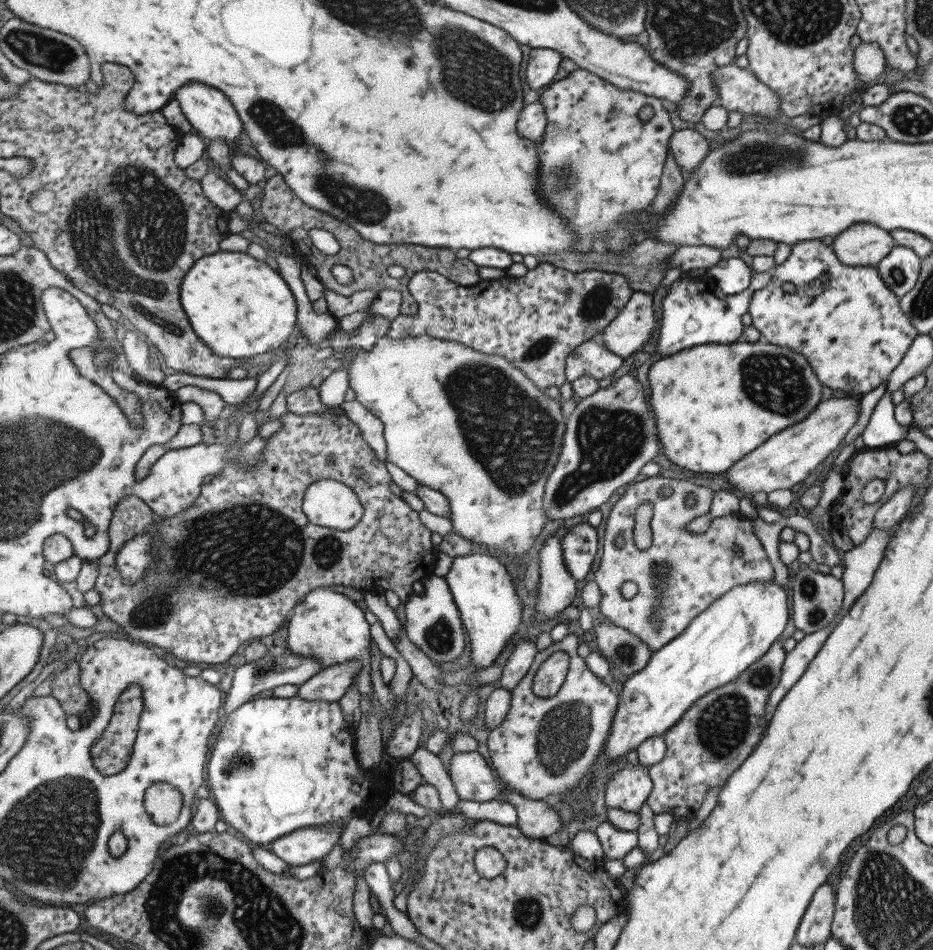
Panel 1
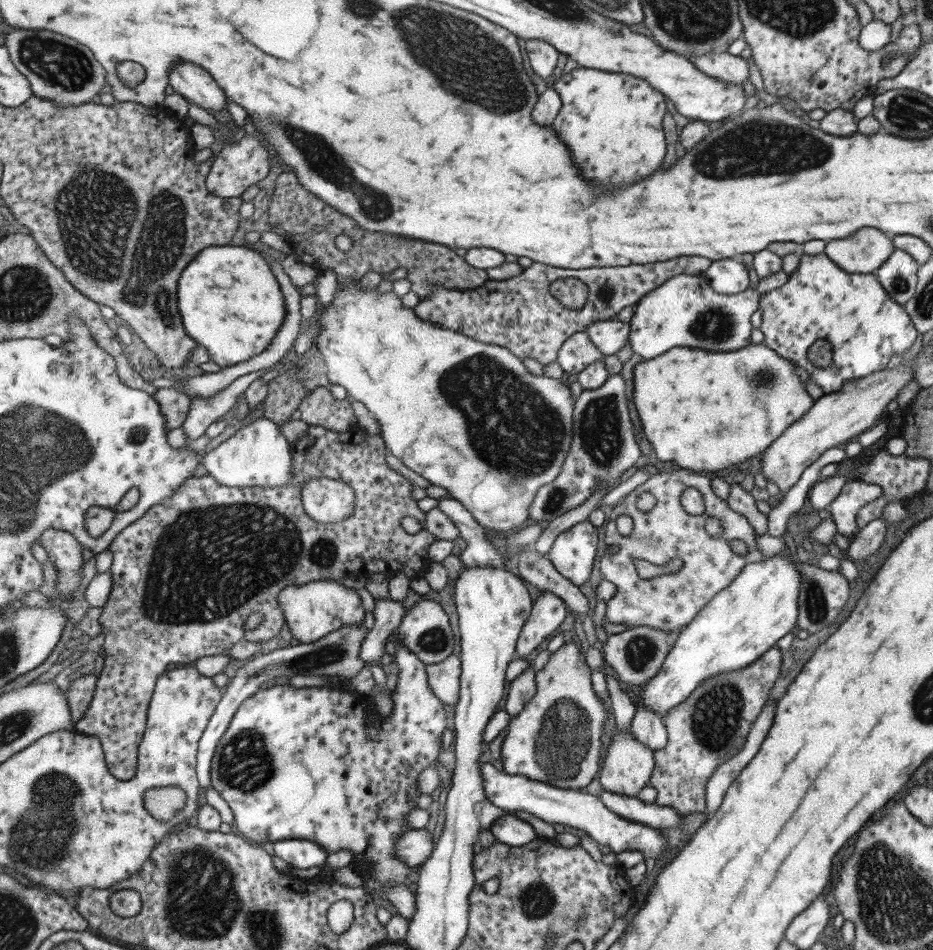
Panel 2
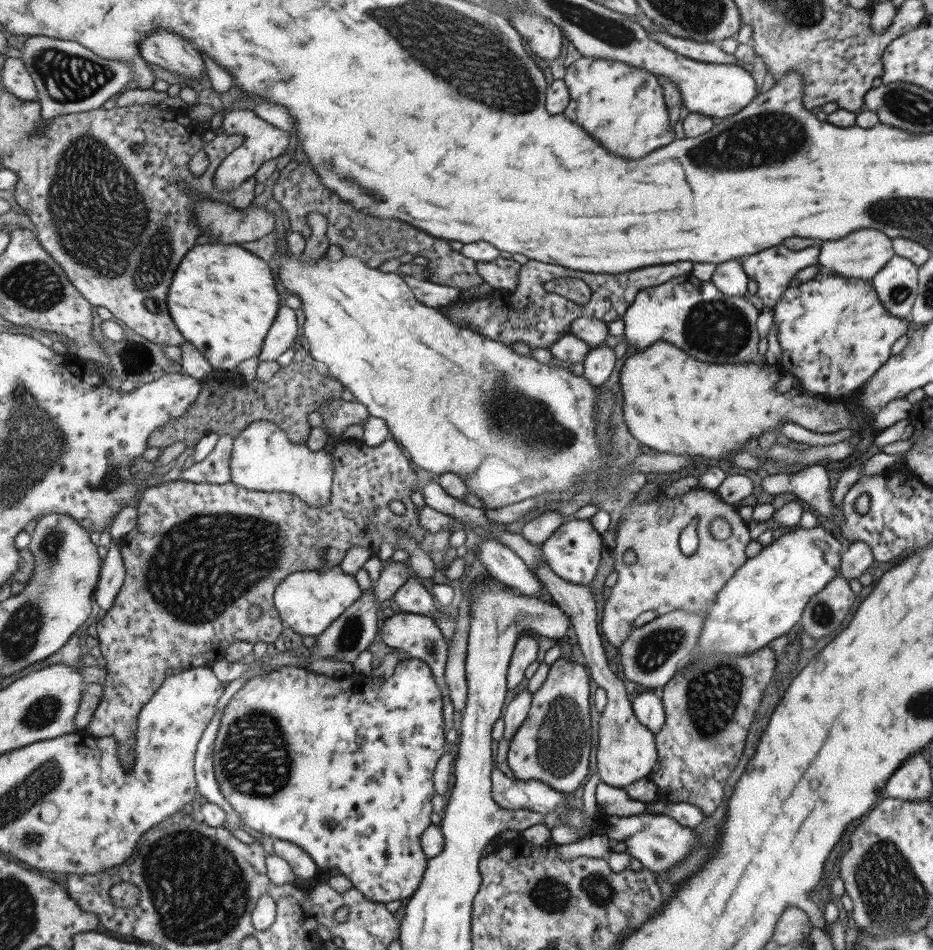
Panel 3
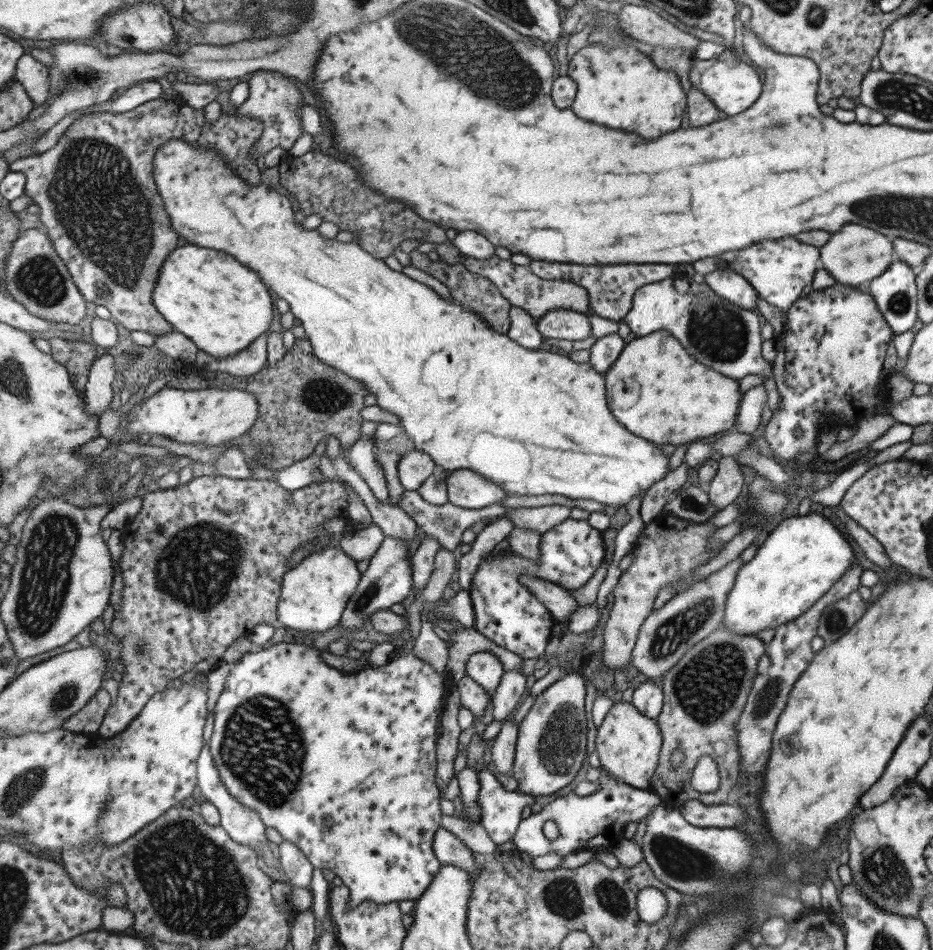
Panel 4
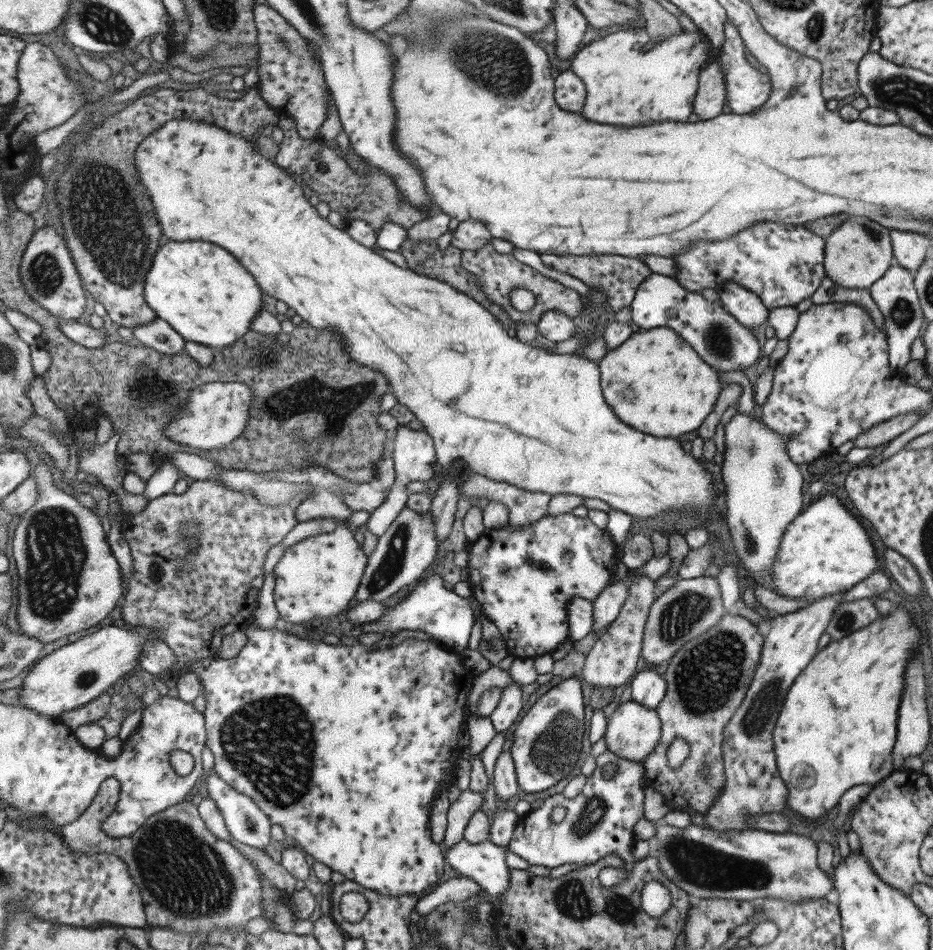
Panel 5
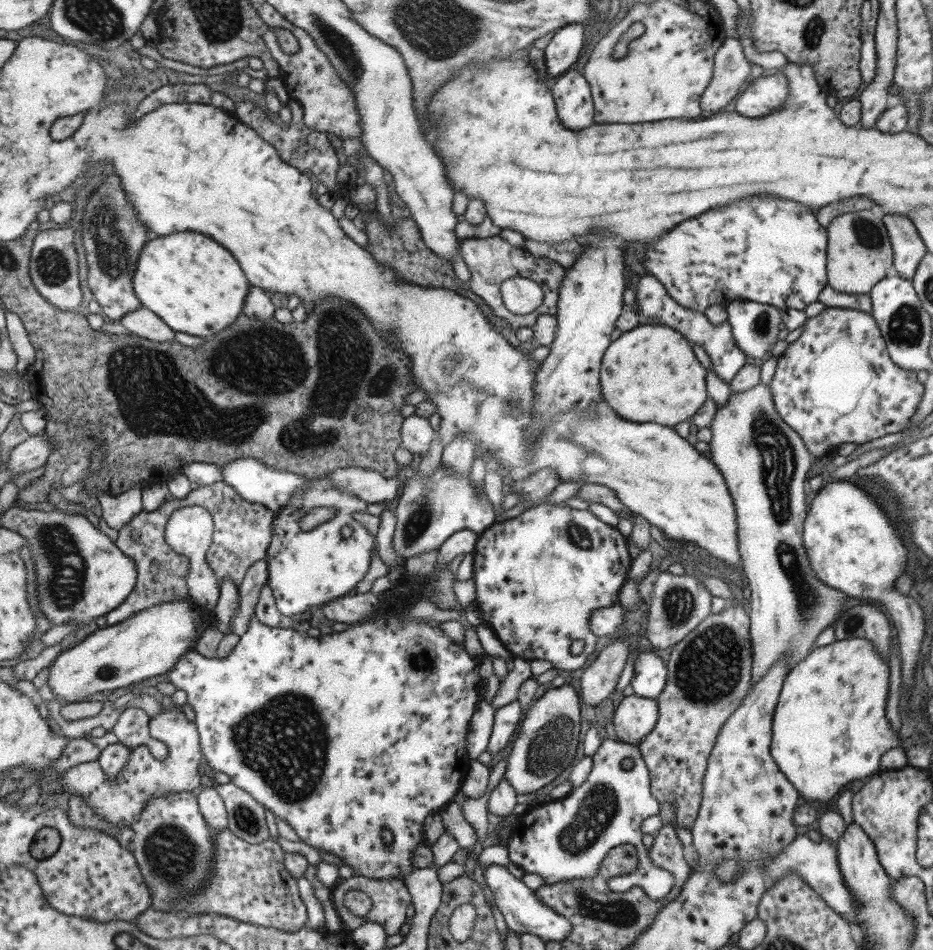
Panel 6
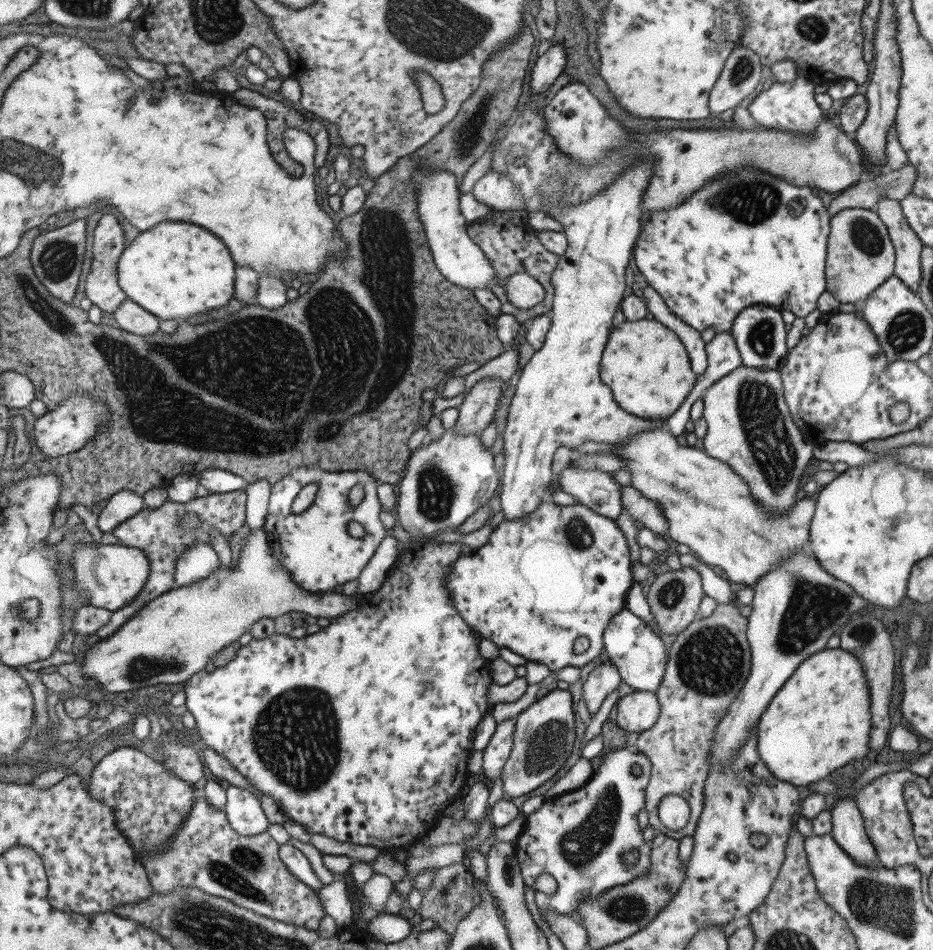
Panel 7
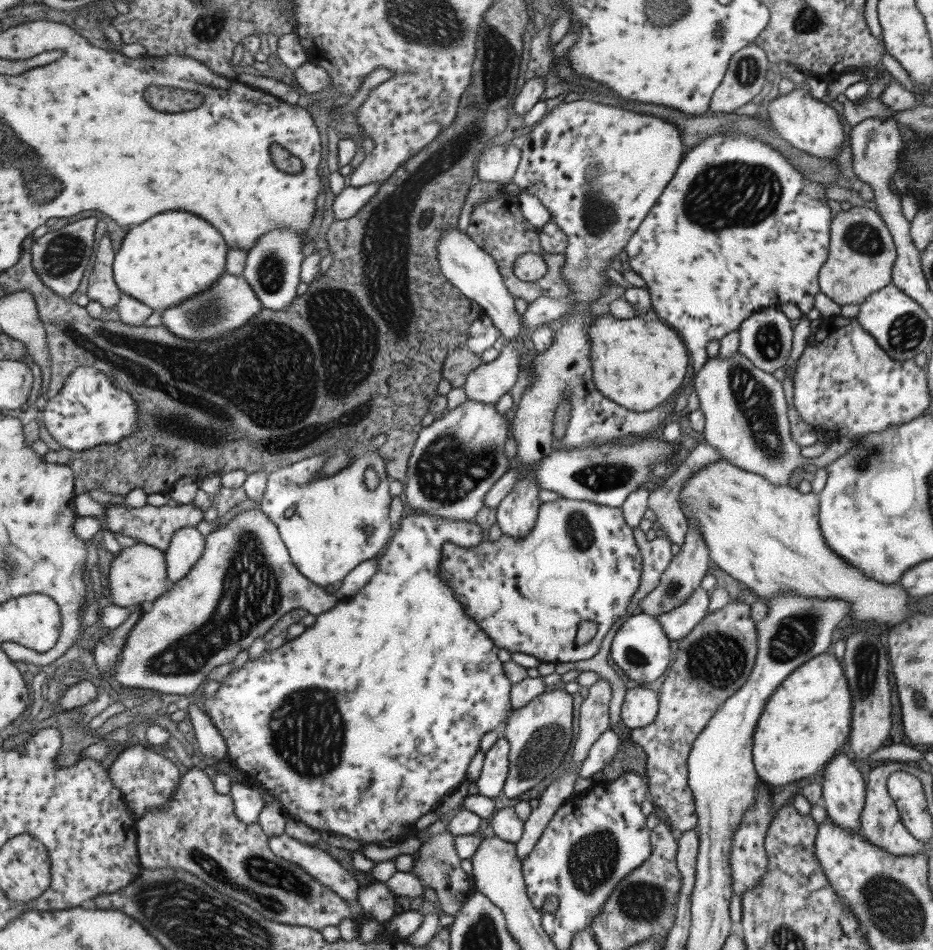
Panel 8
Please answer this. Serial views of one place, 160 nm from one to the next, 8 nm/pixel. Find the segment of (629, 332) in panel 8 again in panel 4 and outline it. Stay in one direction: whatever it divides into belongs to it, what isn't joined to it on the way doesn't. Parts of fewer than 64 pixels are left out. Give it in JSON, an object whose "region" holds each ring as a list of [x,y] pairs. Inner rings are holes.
{"region":[[[666,331],[631,339],[603,378],[605,400],[615,420],[631,434],[657,445],[679,446],[733,430],[742,396],[738,379],[695,362]]]}

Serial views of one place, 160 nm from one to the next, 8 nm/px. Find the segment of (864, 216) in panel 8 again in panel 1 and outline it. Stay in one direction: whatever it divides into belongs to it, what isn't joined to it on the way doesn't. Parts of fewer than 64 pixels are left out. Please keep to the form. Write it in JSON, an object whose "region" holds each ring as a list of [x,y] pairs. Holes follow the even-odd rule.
{"region":[[[871,223],[852,224],[836,234],[830,244],[841,264],[873,268],[896,245],[886,230]]]}

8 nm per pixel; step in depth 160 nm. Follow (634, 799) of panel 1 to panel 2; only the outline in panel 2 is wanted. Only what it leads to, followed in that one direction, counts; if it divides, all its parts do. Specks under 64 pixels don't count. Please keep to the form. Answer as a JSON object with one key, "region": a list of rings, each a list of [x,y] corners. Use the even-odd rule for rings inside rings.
{"region":[[[616,729],[609,741],[599,772],[599,784],[609,793],[636,797],[649,783],[655,767],[653,752],[637,743],[631,730],[625,734]]]}

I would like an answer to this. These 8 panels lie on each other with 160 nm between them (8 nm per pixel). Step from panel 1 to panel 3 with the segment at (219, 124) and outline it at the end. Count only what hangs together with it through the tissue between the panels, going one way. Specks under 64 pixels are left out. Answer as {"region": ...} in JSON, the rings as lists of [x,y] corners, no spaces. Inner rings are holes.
{"region":[[[153,32],[151,38],[142,40],[139,50],[146,61],[177,72],[187,80],[201,82],[207,76],[207,66],[201,54],[186,38],[173,32]]]}

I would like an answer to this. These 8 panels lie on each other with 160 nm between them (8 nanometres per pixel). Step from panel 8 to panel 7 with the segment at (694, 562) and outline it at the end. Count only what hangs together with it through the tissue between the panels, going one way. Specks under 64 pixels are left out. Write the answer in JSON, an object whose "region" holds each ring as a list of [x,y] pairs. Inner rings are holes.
{"region":[[[682,566],[675,571],[657,571],[657,576],[647,590],[646,603],[659,630],[665,634],[677,634],[697,619],[703,595],[700,574],[691,567]]]}

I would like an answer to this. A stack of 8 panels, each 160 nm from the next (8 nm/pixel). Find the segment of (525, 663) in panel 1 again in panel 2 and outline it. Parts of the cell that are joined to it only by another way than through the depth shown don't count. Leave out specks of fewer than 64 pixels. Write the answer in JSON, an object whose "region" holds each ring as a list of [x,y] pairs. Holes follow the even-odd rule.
{"region":[[[530,662],[523,672],[509,681],[509,688],[506,688],[505,704],[502,704],[502,708],[507,711],[510,718],[514,717],[524,707],[525,701],[535,694],[535,672]]]}

